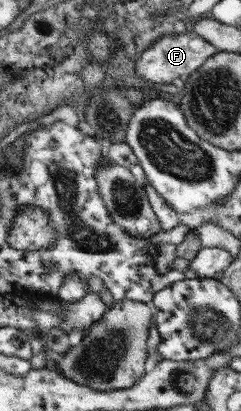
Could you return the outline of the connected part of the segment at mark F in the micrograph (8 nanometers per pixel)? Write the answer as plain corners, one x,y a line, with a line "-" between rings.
189,29
186,33
166,35
156,40
137,61
136,71
146,80
157,84
171,84
177,78
186,79
189,77
218,52
218,46

